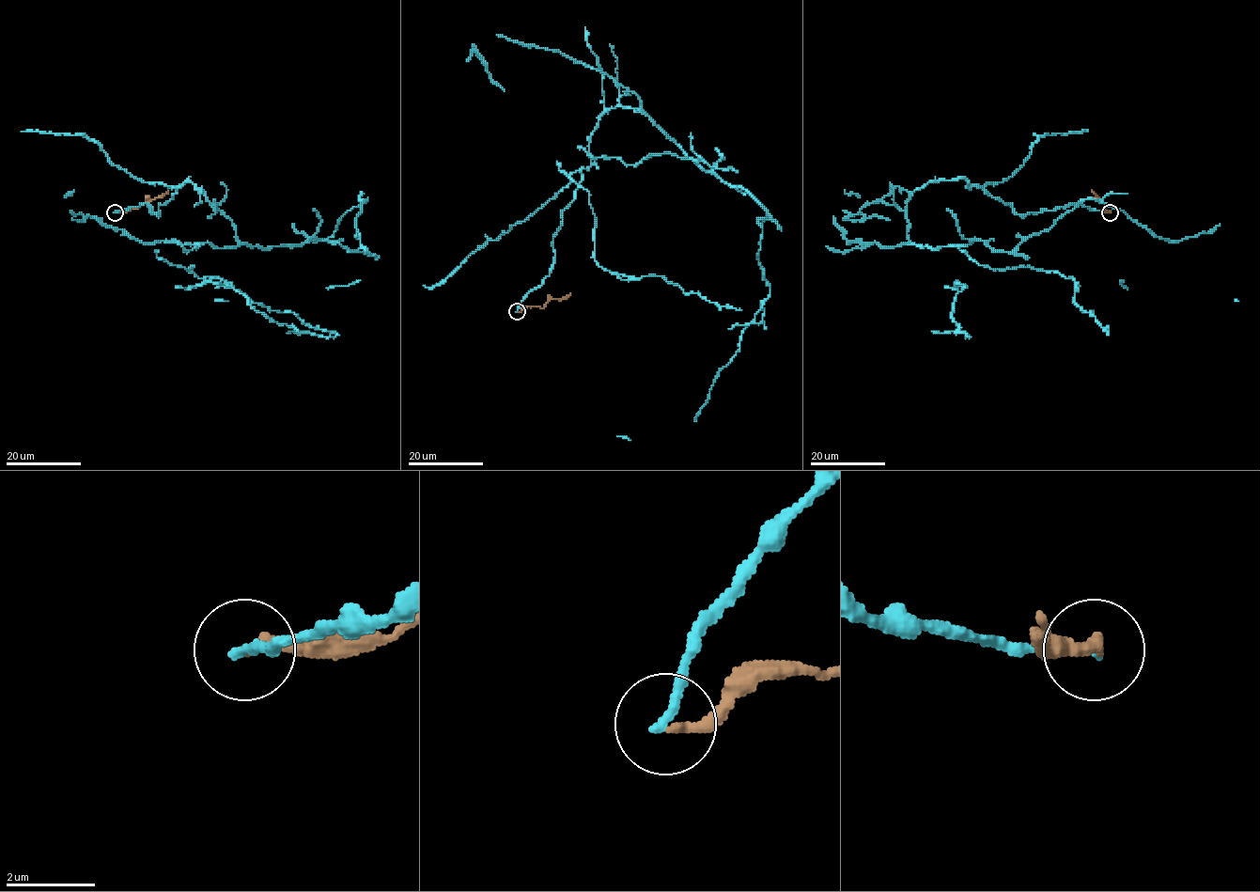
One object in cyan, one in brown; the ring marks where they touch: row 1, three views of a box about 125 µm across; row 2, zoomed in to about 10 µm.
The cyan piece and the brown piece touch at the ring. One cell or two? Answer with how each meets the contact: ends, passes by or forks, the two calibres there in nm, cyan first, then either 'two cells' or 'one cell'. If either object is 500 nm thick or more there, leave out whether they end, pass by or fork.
cyan ends there; brown ends there; 240 nm thick on the cyan side, 240 nm on the other; two cells

